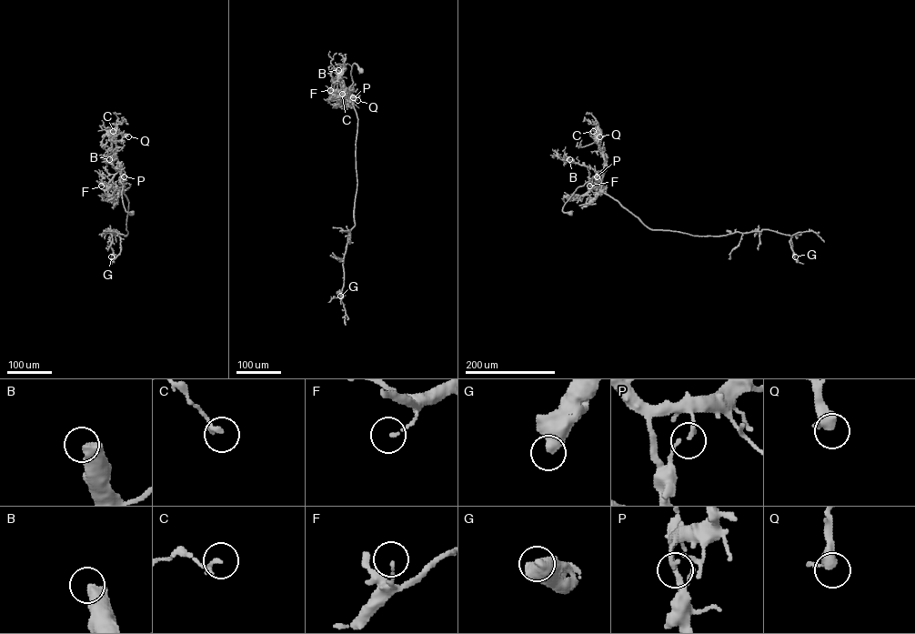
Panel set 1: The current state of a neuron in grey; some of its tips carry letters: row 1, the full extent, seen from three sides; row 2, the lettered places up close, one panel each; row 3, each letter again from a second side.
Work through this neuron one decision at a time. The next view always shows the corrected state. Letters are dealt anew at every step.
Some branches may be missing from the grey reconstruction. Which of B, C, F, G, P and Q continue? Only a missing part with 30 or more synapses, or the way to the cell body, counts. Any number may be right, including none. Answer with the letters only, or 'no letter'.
B

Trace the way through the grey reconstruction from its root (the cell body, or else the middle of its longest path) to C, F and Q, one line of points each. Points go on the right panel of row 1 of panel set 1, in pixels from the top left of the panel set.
C: (570, 213), (562, 211), (565, 204), (578, 187), (604, 167), (598, 130), (593, 131)
F: (570, 213), (562, 211), (565, 204), (578, 187), (602, 171), (603, 177), (597, 185), (591, 183), (589, 186)
Q: (570, 213), (562, 211), (565, 204), (578, 187), (604, 168), (599, 136)

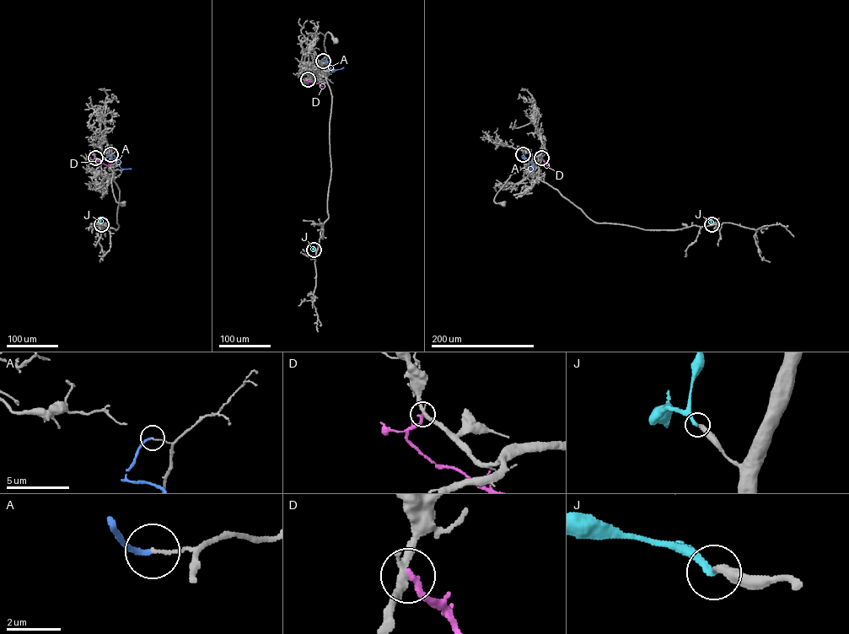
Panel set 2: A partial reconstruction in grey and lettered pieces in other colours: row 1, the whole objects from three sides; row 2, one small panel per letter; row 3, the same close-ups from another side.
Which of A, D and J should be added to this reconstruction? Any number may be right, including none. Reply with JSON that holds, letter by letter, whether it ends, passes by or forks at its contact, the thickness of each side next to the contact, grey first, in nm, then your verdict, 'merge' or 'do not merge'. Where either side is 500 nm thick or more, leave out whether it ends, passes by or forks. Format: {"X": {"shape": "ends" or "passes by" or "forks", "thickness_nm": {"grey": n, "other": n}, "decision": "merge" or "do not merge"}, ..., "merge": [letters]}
{"A": {"shape": "ends", "thickness_nm": {"grey": 100, "other": 170}, "decision": "do not merge"}, "D": {"shape": "ends", "thickness_nm": {"grey": 280, "other": 280}, "decision": "do not merge"}, "J": {"shape": "ends", "thickness_nm": {"grey": 320, "other": 240}, "decision": "merge"}, "merge": ["J"]}

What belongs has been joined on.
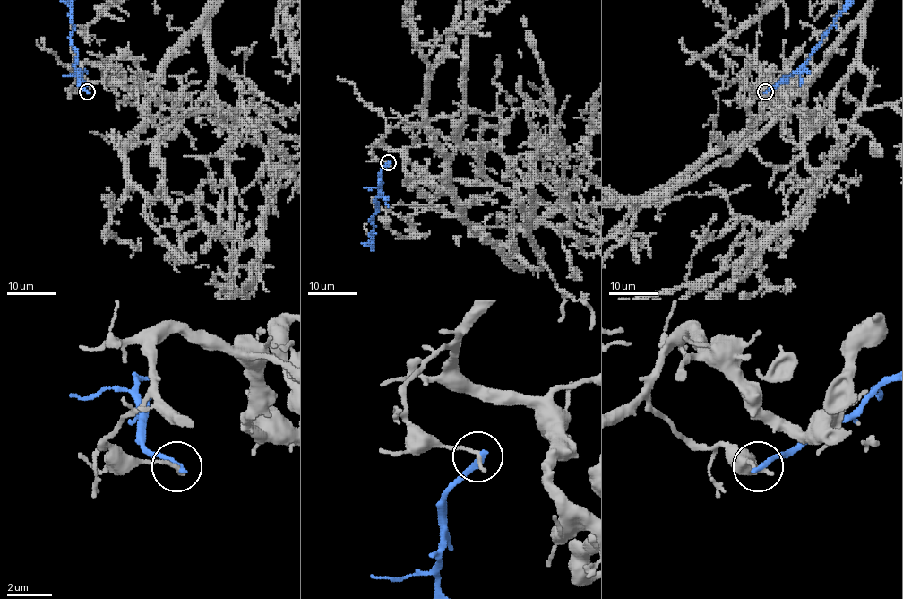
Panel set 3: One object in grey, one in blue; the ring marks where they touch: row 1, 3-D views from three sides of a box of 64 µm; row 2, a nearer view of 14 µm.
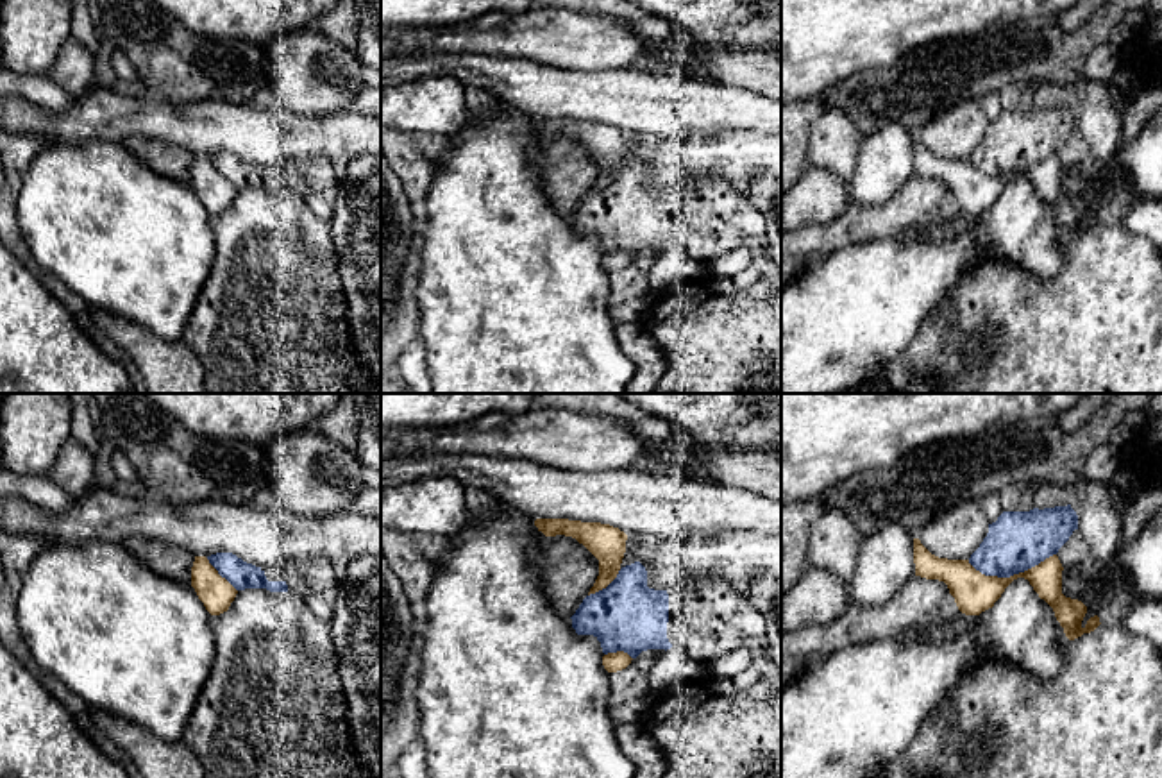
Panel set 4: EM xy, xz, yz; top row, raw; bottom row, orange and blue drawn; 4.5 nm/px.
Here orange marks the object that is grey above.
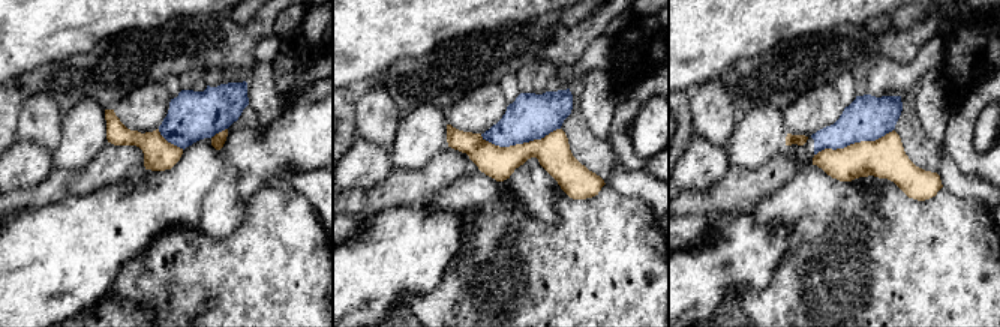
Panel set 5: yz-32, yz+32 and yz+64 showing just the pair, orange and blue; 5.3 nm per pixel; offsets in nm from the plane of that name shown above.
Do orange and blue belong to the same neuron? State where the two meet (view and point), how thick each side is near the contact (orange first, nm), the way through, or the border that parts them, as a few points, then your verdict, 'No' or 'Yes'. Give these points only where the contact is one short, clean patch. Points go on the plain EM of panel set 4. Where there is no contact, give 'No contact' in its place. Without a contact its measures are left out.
Touches orange at yz (1010, 176). Thickness 190 nm (orange) against 280 nm. No

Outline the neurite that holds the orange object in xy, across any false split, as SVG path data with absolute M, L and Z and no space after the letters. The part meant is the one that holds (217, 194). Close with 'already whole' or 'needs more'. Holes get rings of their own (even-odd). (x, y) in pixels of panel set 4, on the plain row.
M195 156L191 186L211 215L227 211L238 193L238 190L218 173L206 156Z | already whole

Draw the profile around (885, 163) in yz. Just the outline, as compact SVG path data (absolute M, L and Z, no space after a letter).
M887 122L860 141L849 199L880 206L914 175L914 136L905 127Z

